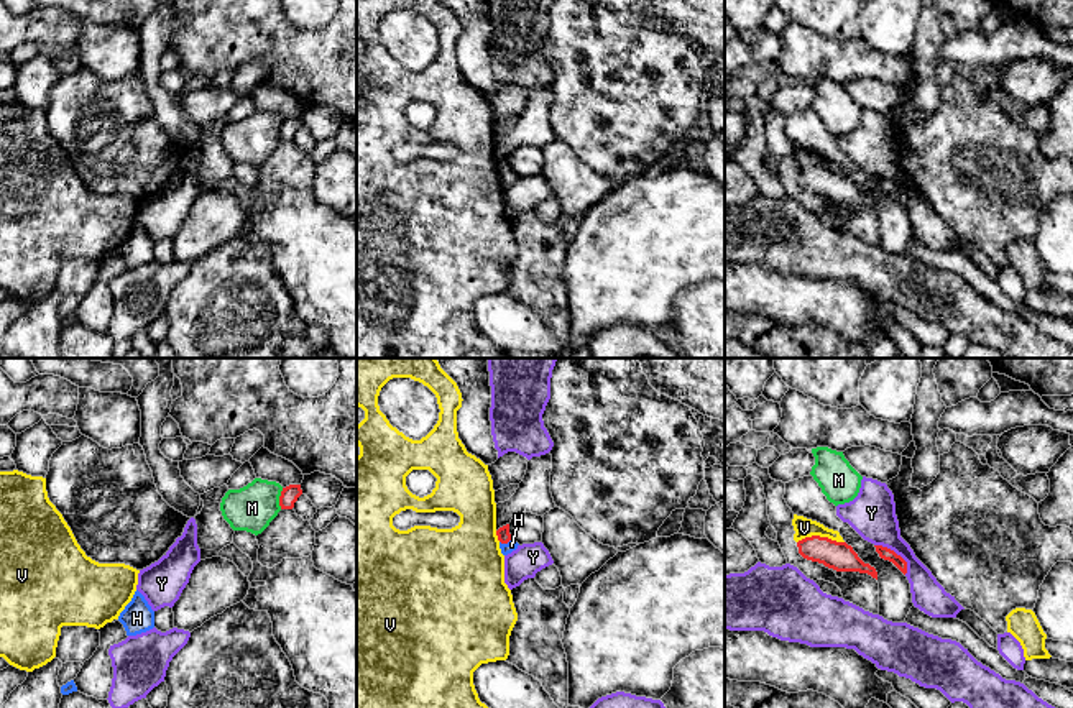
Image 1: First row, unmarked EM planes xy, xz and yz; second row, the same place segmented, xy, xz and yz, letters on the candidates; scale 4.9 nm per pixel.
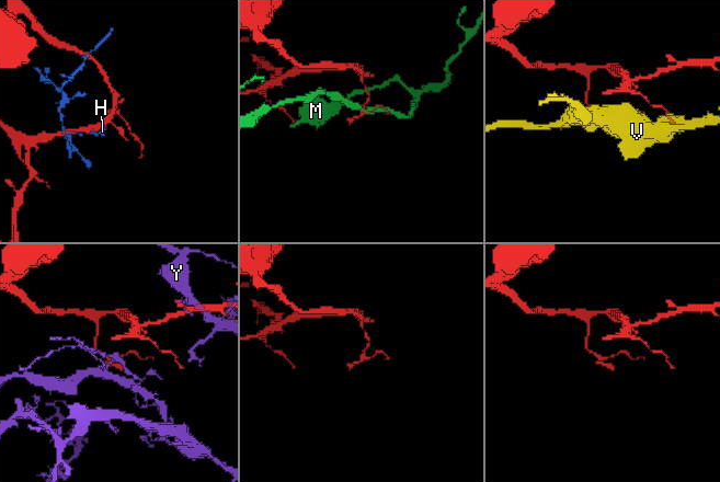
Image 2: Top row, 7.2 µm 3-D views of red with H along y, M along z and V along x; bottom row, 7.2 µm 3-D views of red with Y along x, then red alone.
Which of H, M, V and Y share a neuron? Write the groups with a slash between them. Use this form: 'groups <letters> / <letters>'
groups H / M / V / Y

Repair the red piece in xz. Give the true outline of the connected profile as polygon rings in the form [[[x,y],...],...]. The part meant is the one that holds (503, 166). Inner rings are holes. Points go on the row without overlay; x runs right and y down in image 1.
[[[509,156],[500,159],[496,163],[496,168],[498,168],[500,181],[501,181],[503,187],[508,187],[508,186],[511,186],[513,182],[518,181],[519,176],[511,169],[511,166],[509,166]]]

